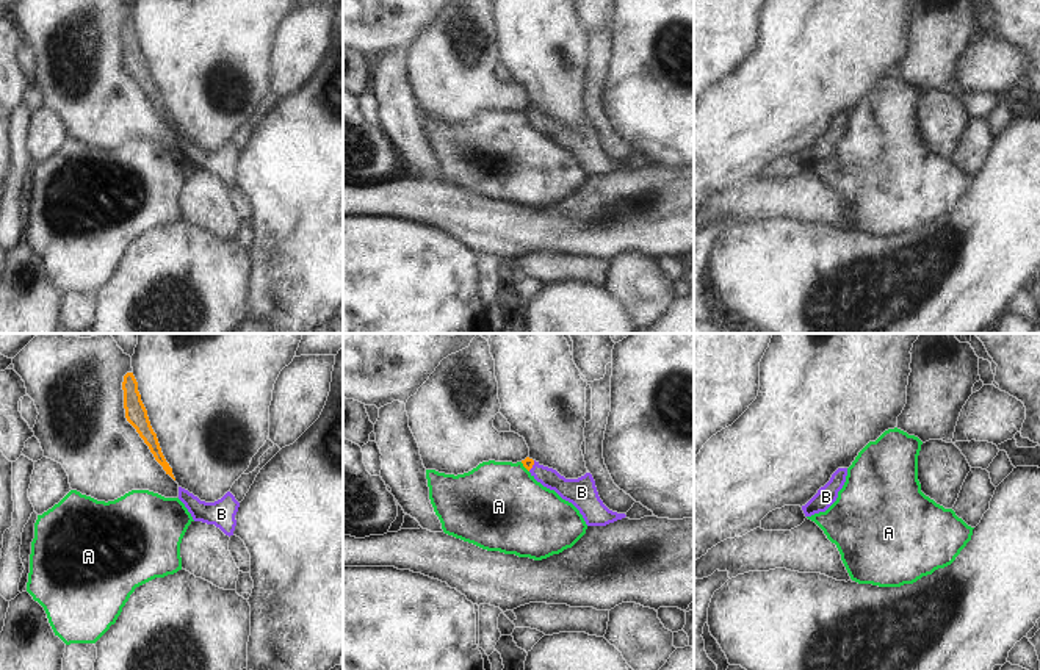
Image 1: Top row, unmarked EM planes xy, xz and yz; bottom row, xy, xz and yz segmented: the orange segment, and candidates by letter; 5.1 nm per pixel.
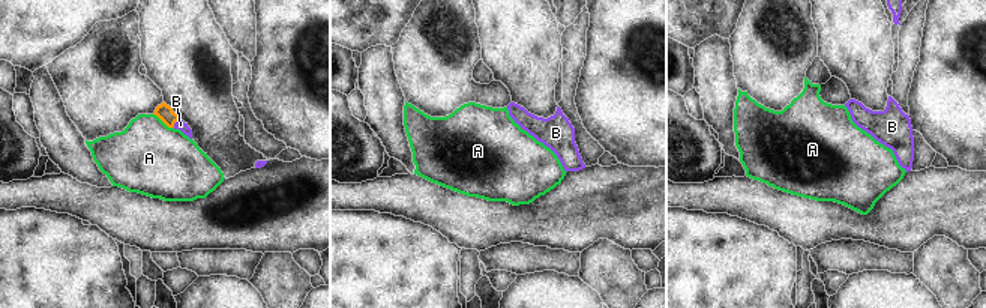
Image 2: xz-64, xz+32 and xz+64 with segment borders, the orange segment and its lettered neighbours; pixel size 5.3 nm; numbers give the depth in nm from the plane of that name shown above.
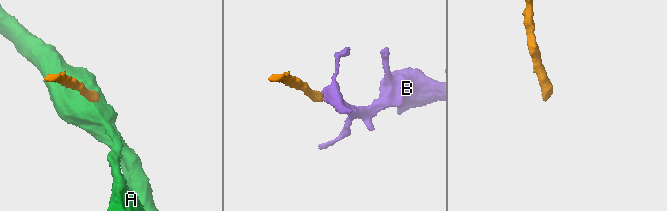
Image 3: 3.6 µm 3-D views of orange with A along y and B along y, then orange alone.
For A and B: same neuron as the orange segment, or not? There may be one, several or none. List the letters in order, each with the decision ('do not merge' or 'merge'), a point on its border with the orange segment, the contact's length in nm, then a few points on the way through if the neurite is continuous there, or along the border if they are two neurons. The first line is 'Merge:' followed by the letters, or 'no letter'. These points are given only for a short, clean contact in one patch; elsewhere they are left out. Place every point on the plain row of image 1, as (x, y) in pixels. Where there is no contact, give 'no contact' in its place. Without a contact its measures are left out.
Merge: B
A: do not merge | xz (523, 115) | 70 nm | along xz (520, 111), (528, 121)
B: merge | xz (533, 113) | 70 nm | across xz (528, 111), (533, 113), (545, 126), (574, 140)

